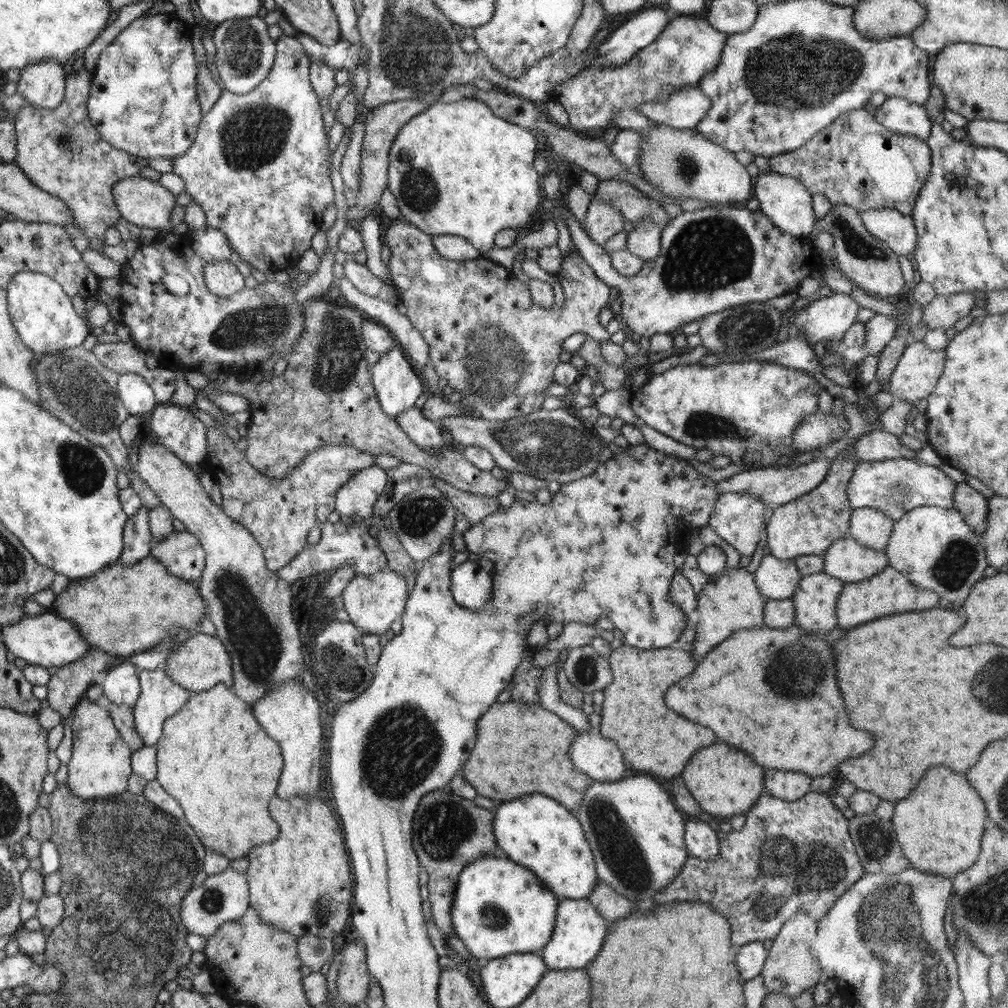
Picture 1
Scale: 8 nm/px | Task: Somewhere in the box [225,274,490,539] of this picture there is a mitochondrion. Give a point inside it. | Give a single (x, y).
(336, 362)

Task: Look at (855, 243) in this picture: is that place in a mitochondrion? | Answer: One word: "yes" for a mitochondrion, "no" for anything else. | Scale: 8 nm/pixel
yes

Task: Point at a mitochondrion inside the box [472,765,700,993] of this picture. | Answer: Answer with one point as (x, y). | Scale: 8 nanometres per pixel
(623, 855)

